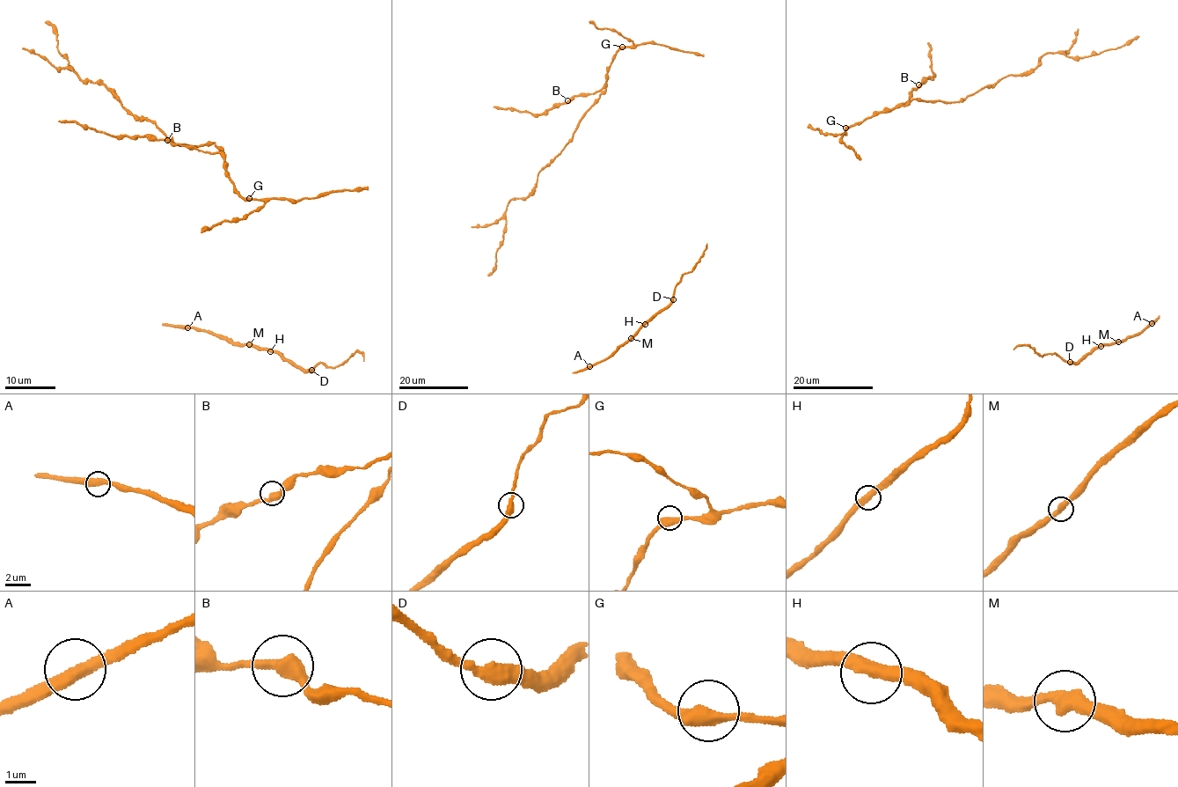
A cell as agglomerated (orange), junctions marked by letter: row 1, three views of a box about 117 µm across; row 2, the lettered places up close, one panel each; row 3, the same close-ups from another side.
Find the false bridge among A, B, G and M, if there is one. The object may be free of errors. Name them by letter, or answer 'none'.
none

